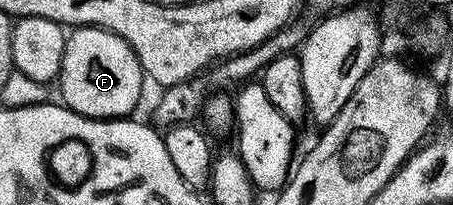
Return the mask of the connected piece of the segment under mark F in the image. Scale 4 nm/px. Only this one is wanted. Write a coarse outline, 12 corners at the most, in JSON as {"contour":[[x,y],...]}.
{"contour":[[103,28],[67,35],[66,107],[126,118],[142,96],[136,54]]}

